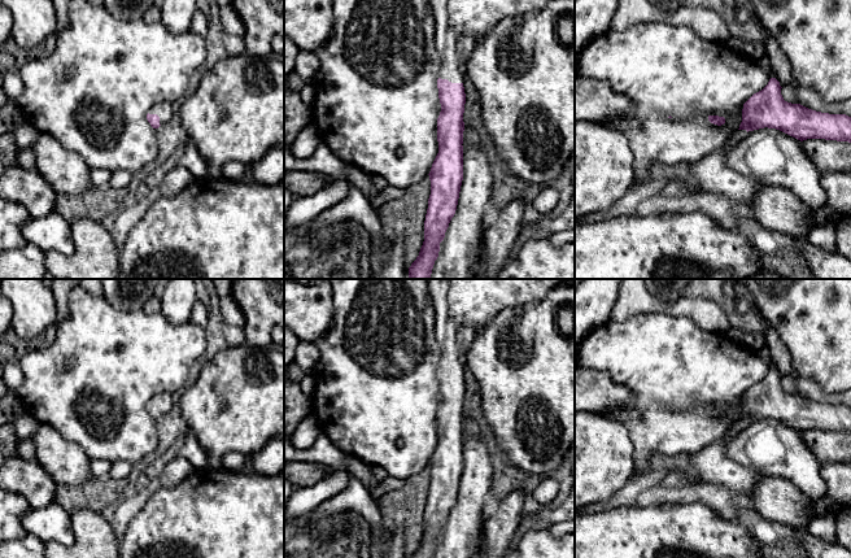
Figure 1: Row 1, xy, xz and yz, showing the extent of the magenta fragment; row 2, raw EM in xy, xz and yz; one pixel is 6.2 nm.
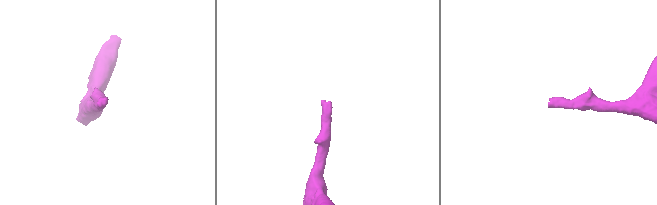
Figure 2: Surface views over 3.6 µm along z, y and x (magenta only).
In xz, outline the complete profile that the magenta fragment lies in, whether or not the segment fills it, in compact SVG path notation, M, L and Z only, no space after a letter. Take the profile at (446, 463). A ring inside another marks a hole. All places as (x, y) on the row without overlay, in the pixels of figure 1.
M427 279L441 348L437 379L441 402L437 409L438 444L429 462L431 485L424 511L424 532L410 558L433 558L440 533L455 505L463 471L463 404L466 384L461 362L461 324L449 313L448 279Z

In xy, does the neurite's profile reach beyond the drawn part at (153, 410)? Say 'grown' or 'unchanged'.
grown

